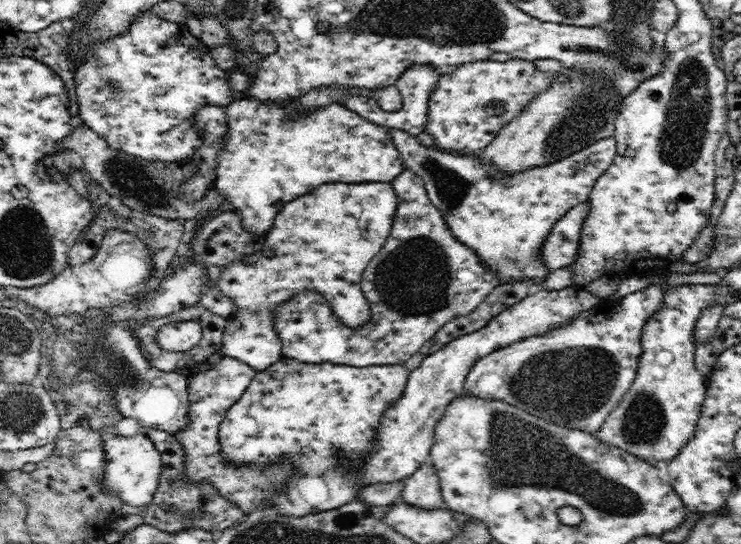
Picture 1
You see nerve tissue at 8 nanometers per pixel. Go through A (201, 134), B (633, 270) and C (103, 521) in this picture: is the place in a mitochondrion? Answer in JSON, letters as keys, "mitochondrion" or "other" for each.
{"A":"other","B":"other","C":"mitochondrion"}

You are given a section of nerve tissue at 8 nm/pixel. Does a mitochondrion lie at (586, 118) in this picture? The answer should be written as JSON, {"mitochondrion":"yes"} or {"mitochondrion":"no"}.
{"mitochondrion":"yes"}

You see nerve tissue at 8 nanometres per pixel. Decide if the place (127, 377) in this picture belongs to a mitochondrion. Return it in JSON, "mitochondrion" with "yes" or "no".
{"mitochondrion":"yes"}

